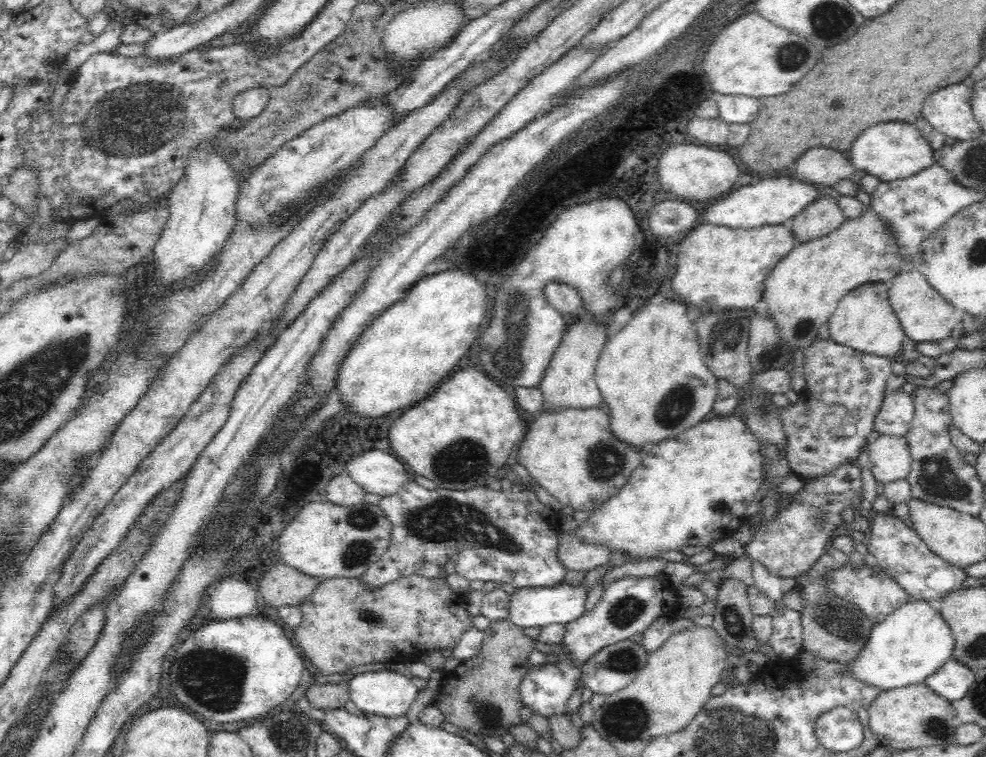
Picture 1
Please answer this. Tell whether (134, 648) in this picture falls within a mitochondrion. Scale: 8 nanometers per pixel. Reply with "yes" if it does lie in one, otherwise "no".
no

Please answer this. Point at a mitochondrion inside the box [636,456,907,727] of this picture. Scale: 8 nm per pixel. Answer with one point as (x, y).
(828, 614)

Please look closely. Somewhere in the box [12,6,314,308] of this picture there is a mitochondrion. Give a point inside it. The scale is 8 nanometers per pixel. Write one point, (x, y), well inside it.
(114, 130)

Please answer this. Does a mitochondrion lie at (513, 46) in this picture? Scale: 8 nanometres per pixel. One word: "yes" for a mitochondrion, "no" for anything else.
no

